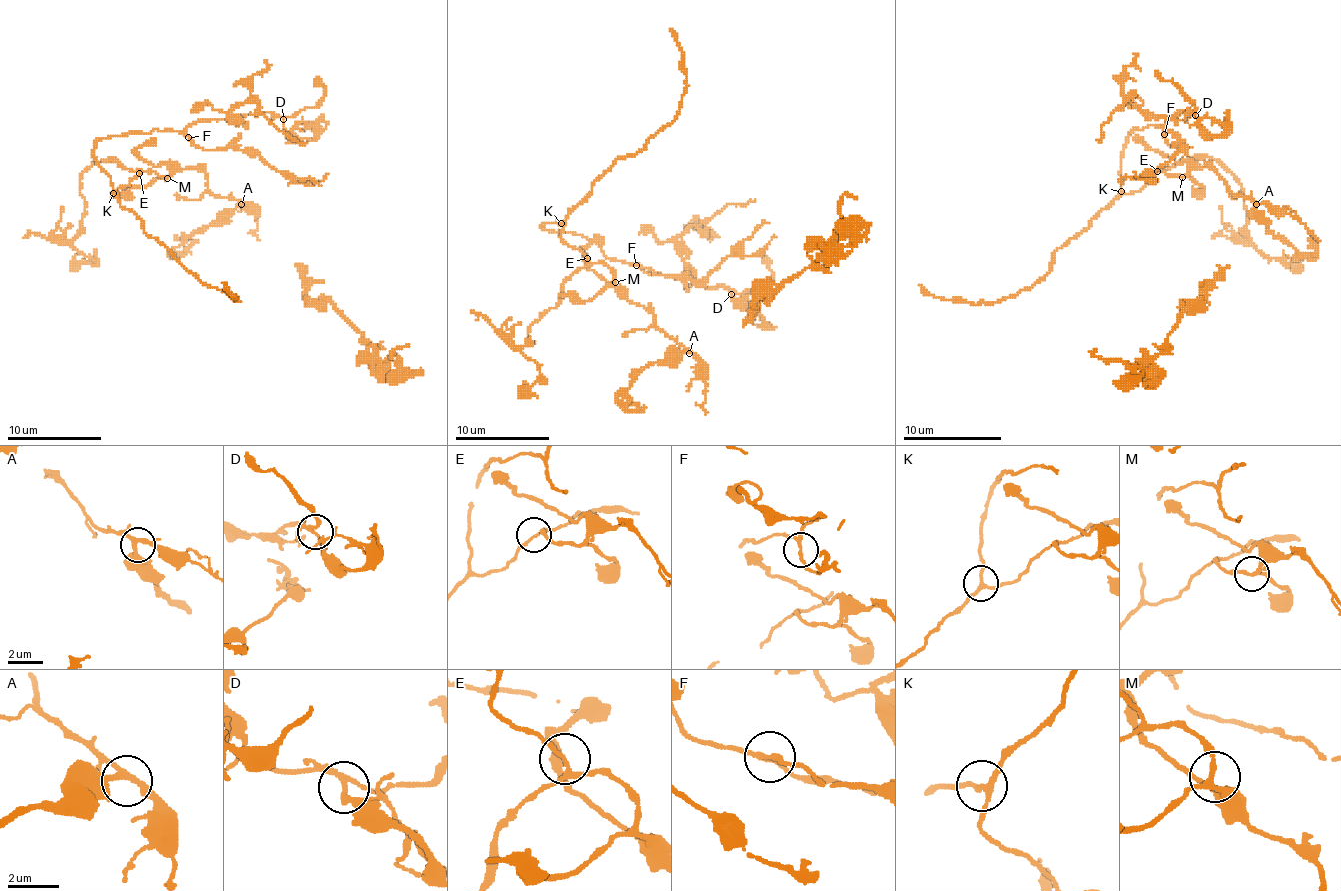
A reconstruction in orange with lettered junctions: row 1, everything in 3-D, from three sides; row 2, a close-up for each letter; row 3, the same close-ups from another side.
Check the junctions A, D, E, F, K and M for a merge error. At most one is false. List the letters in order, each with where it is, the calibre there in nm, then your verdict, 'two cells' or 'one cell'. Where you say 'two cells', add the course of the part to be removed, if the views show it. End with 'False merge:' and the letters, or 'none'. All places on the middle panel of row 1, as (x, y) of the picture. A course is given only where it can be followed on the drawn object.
A: (689, 353) | 200 nm | one cell
D: (731, 294) | 170 nm | one cell
E: (587, 258) | 150 nm | one cell
F: (636, 265) | 150 nm | one cell
K: (561, 223) | 180 nm | one cell
M: (615, 282) | 180 nm | one cell
False merge: none

